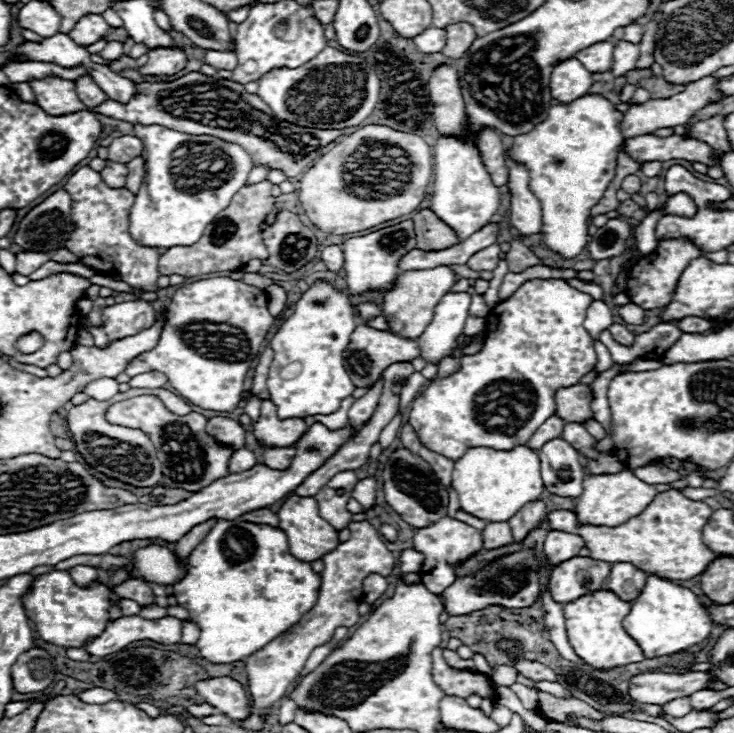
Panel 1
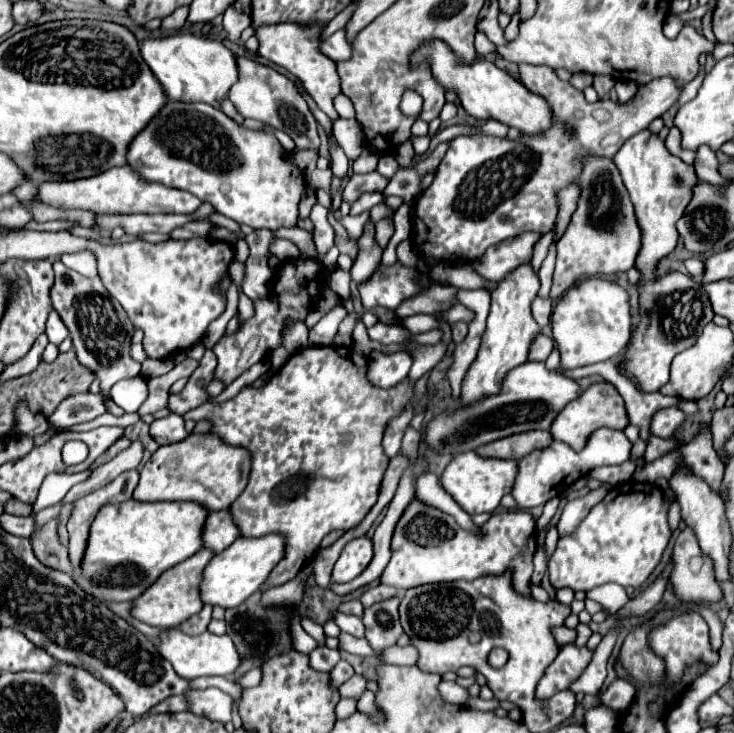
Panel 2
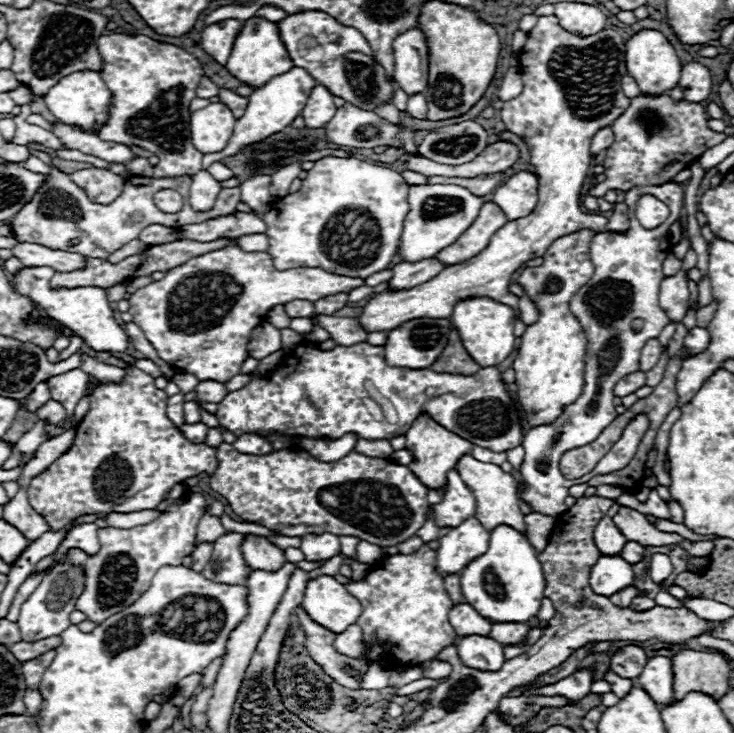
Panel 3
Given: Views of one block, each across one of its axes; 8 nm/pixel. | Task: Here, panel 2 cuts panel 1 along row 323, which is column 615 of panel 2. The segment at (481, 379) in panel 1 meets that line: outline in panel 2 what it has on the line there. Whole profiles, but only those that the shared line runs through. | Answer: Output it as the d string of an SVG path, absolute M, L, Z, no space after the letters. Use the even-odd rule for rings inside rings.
M628 480L614 486L602 502L598 502L574 536L558 540L556 552L548 562L548 580L554 588L592 590L606 582L624 588L638 588L652 574L670 540L666 522L666 498L656 486Z

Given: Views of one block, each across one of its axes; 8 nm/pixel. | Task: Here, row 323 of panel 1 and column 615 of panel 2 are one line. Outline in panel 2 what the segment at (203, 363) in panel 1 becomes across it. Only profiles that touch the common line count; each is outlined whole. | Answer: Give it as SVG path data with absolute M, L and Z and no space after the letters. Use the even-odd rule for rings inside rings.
M586 158L578 184L582 186L578 208L572 214L566 232L556 244L558 256L550 296L532 302L532 314L540 328L550 324L554 302L566 290L570 290L580 280L580 276L608 276L616 272L626 272L634 266L638 254L640 232L634 220L634 208L614 162L610 158Z

